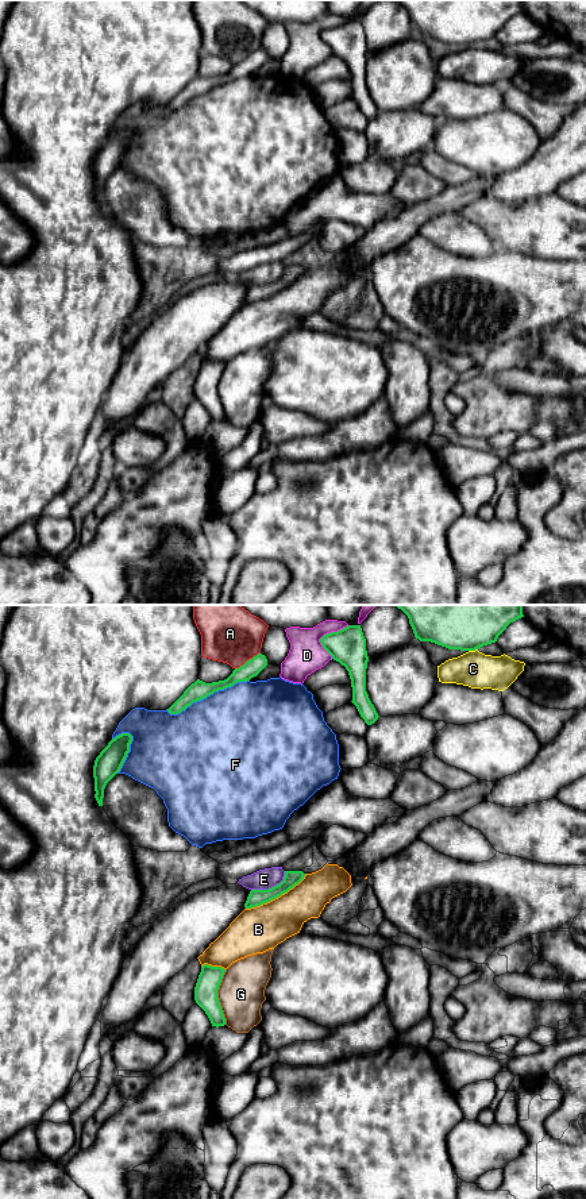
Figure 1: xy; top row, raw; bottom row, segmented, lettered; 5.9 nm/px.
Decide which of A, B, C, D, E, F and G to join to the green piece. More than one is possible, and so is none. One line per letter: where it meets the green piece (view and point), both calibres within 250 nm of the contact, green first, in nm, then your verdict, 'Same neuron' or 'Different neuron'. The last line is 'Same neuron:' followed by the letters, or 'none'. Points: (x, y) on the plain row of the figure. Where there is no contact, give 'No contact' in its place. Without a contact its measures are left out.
A: Touches green at xy (247, 56). Thickness 100 nm (green) against 340 nm. Different neuron
B: Touches green at xy (276, 292). Thickness 100 nm (green) against 280 nm. Different neuron
C: Touches green at xy (473, 45). Thickness 480 nm (green) against 220 nm. Different neuron
D: Touches green at xy (324, 30). Thickness 220 nm (green) against 200 nm. Different neuron
E: Touches green at xy (272, 282). Thickness 100 nm (green) against 130 nm. Different neuron
F: Touches green at xy (207, 91). Thickness 120 nm (green) against 500 nm. Different neuron
G: Touches green at xy (216, 392). Thickness 140 nm (green) against 280 nm. Different neuron
Same neuron: none

